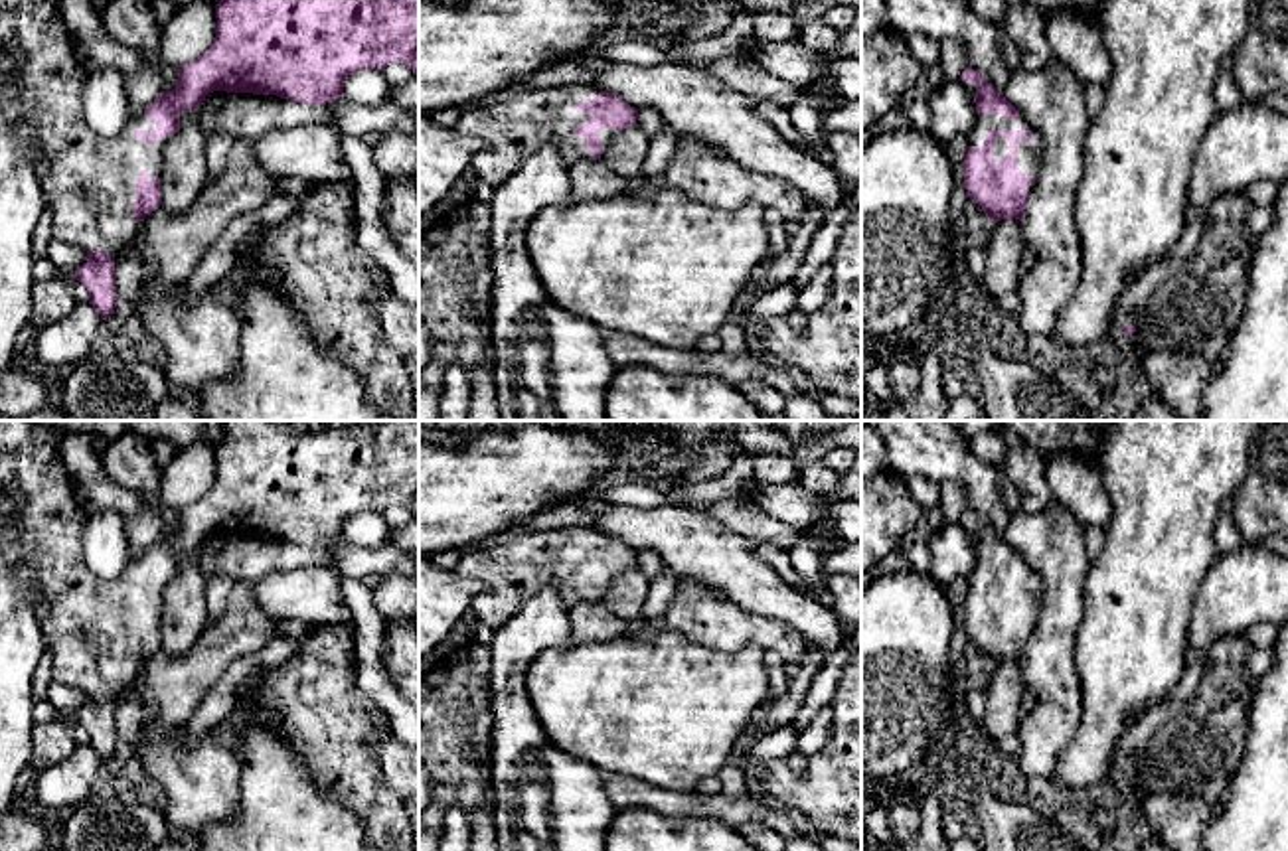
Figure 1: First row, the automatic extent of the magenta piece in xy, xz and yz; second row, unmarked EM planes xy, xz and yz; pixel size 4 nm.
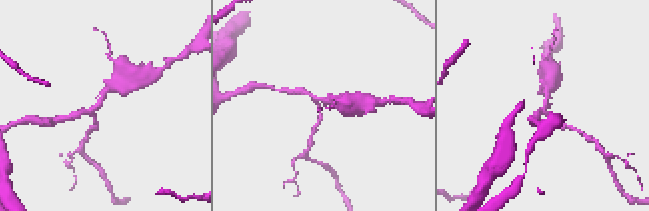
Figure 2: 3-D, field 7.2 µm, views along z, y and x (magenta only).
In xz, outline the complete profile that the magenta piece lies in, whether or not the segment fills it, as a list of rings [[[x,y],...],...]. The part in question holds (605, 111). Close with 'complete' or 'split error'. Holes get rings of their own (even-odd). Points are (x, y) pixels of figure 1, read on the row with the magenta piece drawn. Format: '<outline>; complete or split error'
[[[557,85],[514,95],[502,103],[468,105],[454,130],[482,138],[486,148],[472,162],[478,178],[490,186],[506,182],[522,162],[547,140],[555,140],[565,166],[577,160],[601,160],[606,142],[620,130],[636,126],[638,111],[620,97],[595,85]]]; split error

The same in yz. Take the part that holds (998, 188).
[[[966,67],[960,81],[978,111],[964,154],[966,193],[994,223],[1023,221],[1045,160],[1043,138],[982,73]]]; split error

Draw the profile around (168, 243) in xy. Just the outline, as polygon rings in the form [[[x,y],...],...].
[[[235,138],[223,172],[203,184],[188,209],[158,207],[144,217],[128,245],[144,267],[140,280],[186,282],[235,217],[279,195],[281,178],[259,162],[253,140]]]

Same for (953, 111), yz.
[[[946,79],[942,85],[925,89],[930,109],[928,134],[946,144],[956,136],[968,136],[978,120],[974,97],[960,79]]]

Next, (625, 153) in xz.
[[[630,126],[608,140],[601,160],[608,170],[634,184],[642,178],[646,152],[648,136],[638,126]]]

